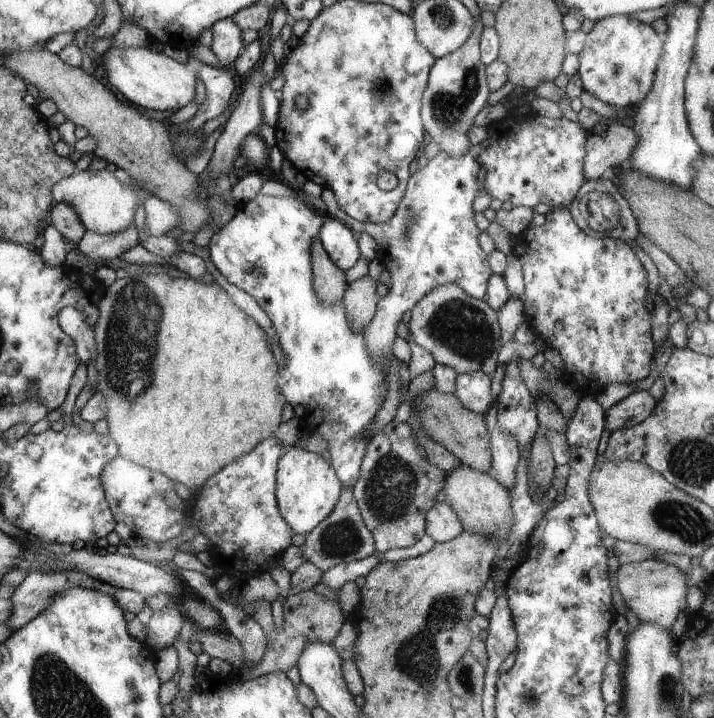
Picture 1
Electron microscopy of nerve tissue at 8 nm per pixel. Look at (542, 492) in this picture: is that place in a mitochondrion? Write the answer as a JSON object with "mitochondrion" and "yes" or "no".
{"mitochondrion":"no"}

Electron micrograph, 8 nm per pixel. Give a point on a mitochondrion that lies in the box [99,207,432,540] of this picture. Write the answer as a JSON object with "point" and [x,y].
{"point":[134,322]}

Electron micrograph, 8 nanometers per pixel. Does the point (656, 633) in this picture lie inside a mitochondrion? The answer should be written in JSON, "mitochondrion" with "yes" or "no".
{"mitochondrion":"no"}

